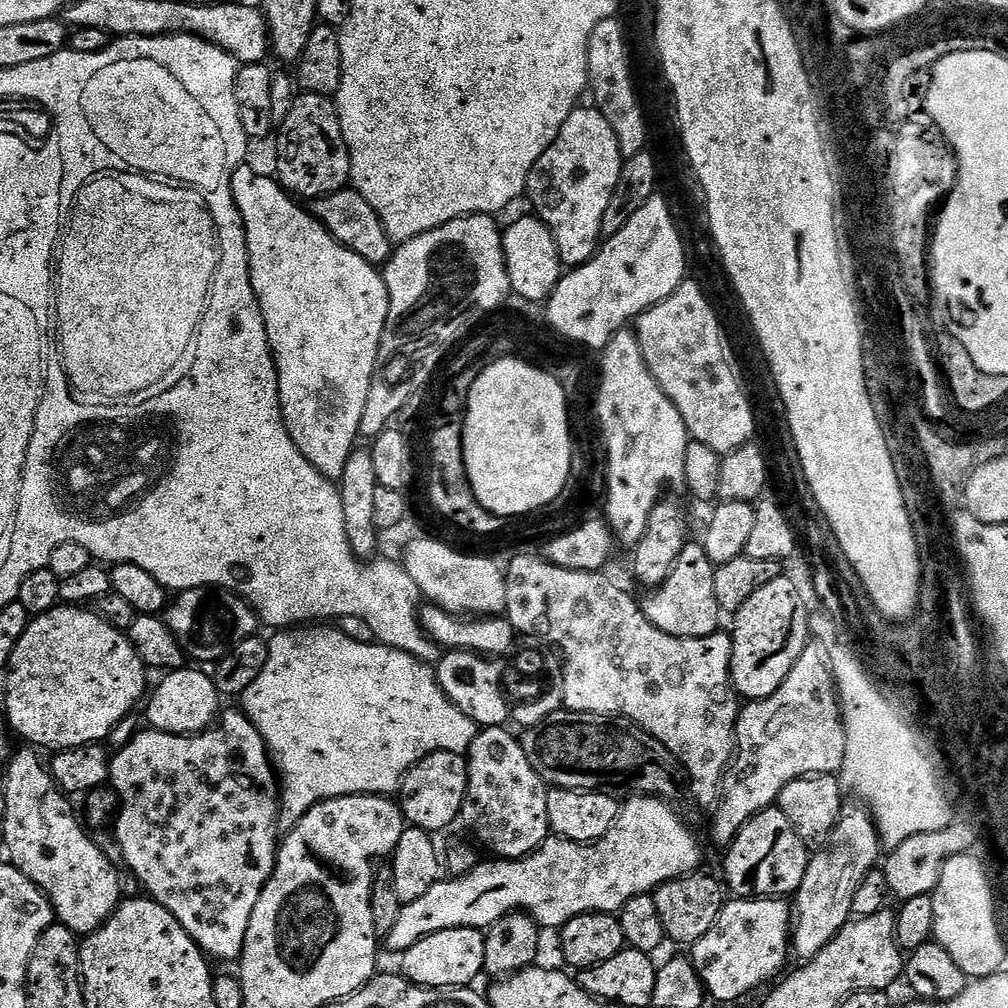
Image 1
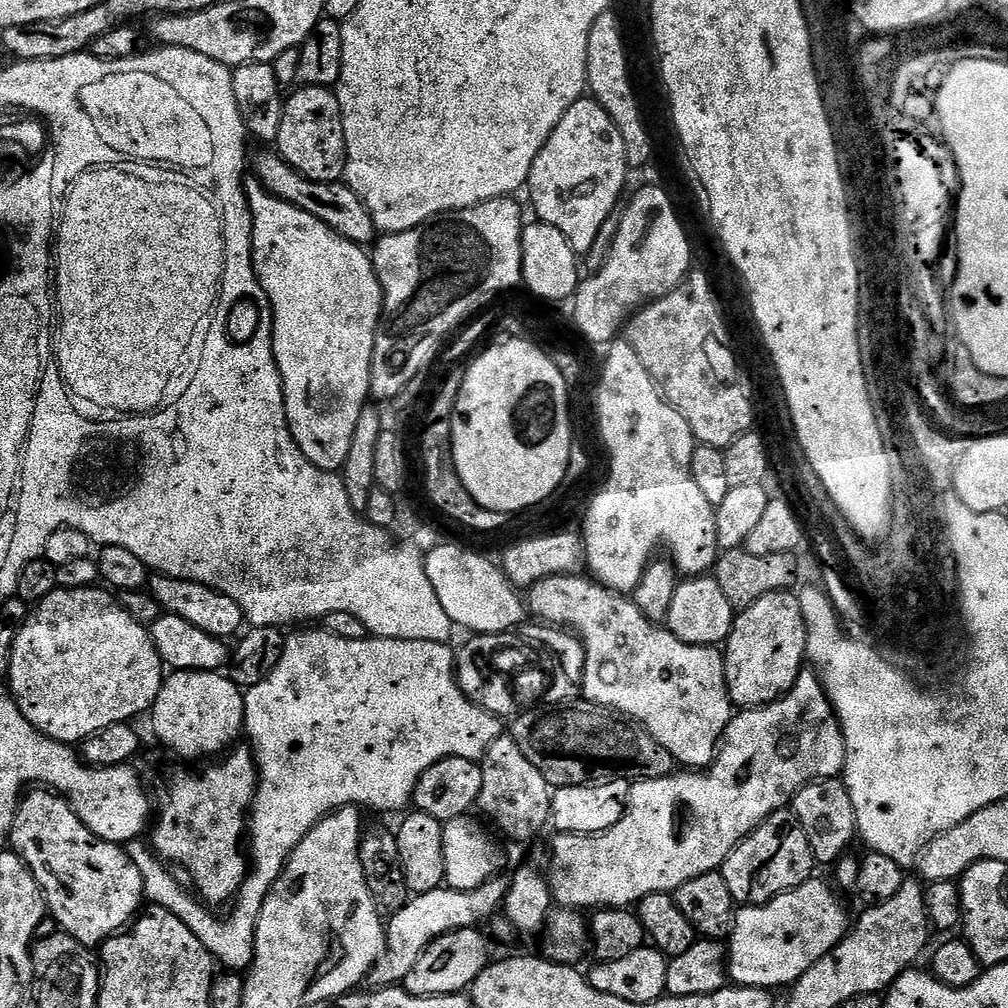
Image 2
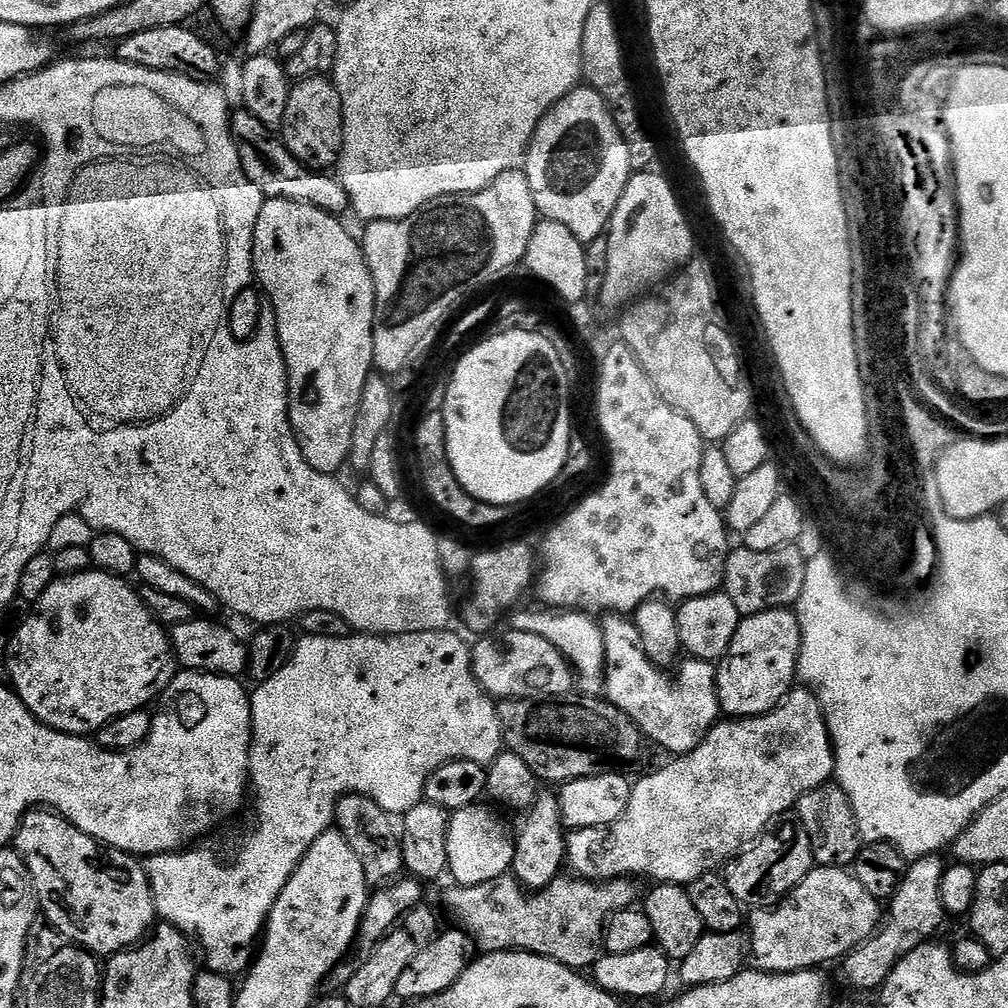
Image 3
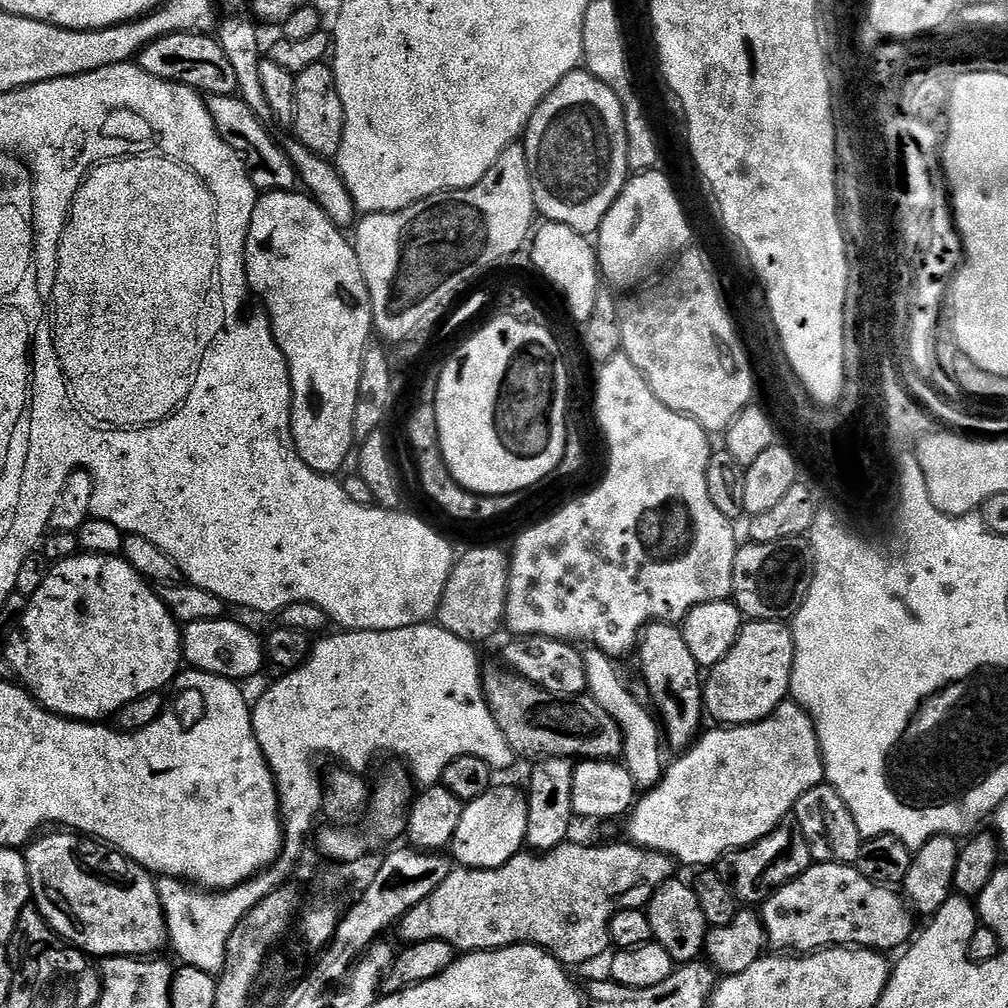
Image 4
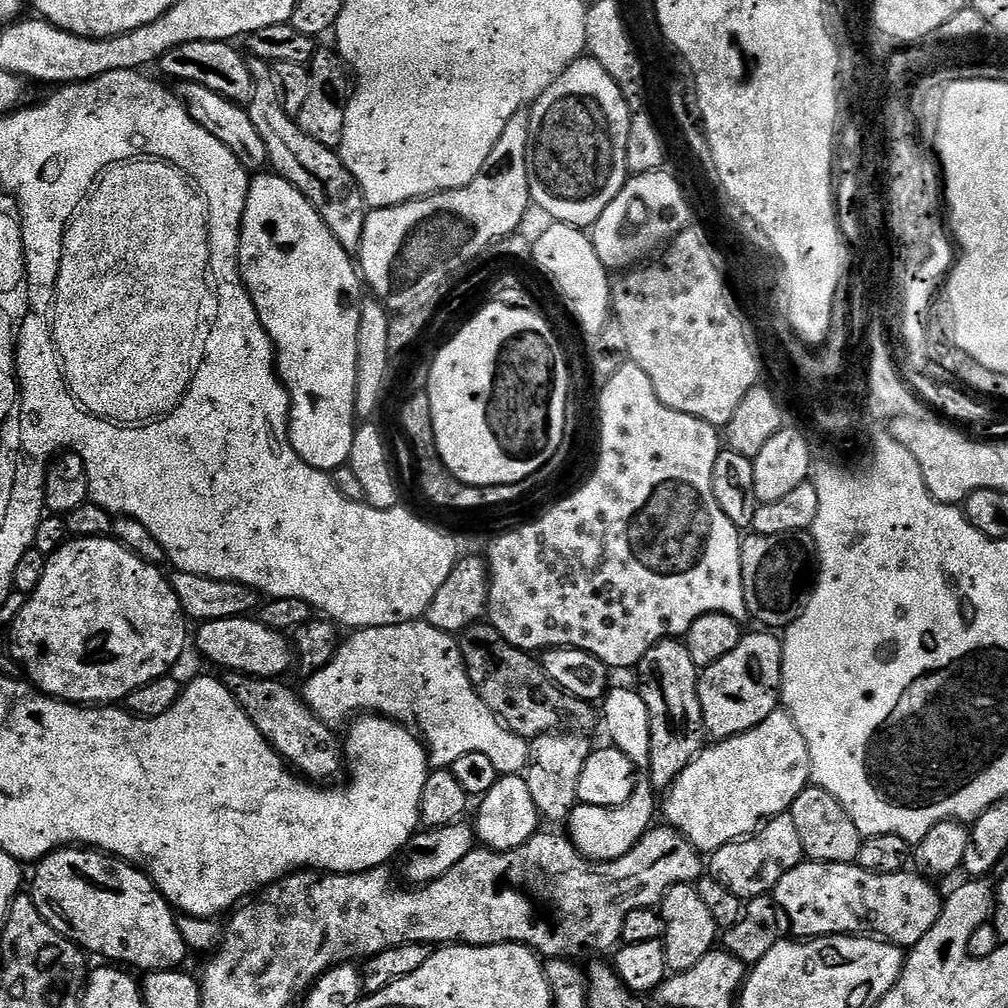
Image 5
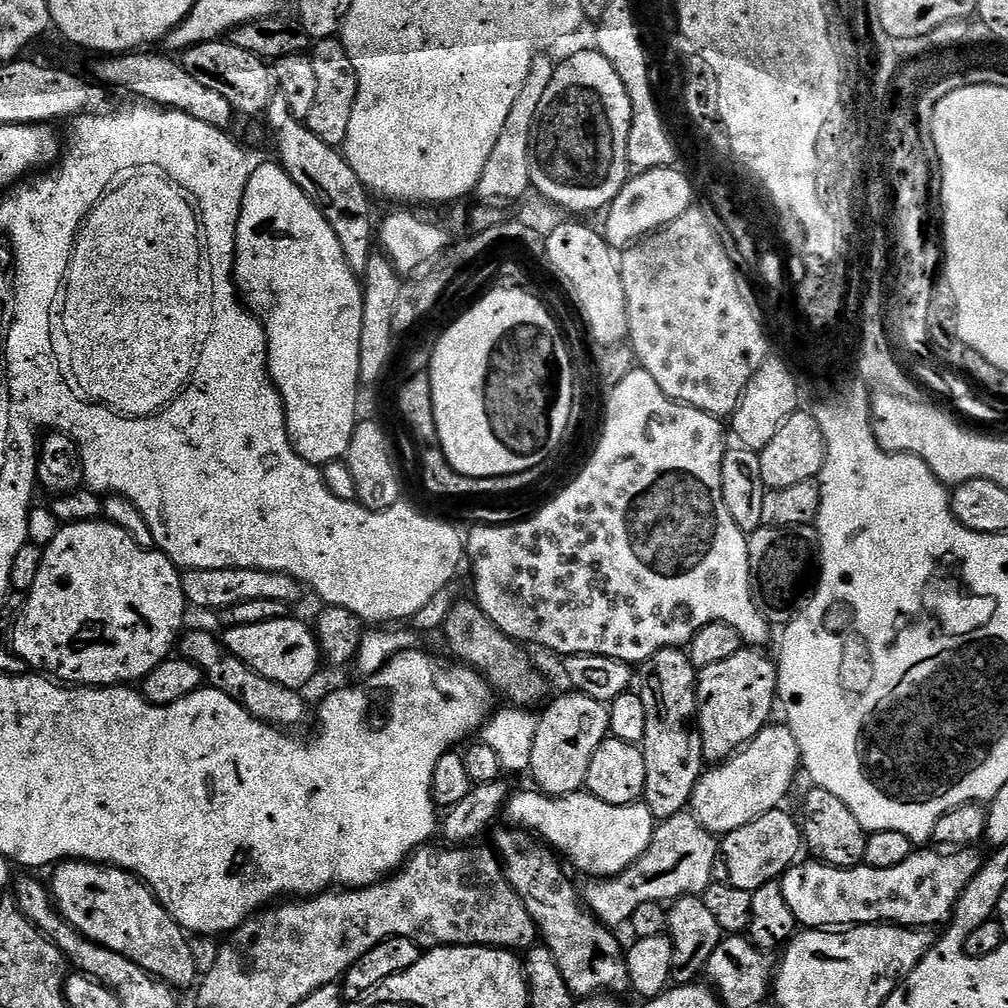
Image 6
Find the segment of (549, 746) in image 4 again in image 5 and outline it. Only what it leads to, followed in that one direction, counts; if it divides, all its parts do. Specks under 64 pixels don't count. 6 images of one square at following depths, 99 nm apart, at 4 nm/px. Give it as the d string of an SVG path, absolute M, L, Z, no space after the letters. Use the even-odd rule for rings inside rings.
M487 622L475 623L472 627L465 629L459 637L460 653L466 666L466 674L472 683L472 689L490 706L492 713L501 720L504 725L514 734L525 738L535 738L544 736L547 732L575 732L577 734L591 733L591 728L598 724L598 712L591 703L577 696L572 696L569 692L563 692L560 687L553 682L546 674L543 663L533 653L524 652L520 648L510 646L502 634Z

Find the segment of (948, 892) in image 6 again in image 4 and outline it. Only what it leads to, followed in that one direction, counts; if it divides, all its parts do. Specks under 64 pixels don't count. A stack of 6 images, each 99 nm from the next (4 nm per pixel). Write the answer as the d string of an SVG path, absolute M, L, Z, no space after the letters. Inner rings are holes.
M813 863L801 876L782 886L770 899L764 901L762 915L764 929L768 931L769 945L788 954L807 954L821 948L837 946L871 948L881 954L888 954L891 948L903 949L914 936L914 912L906 903L905 897L891 887L876 884L866 878L851 864Z

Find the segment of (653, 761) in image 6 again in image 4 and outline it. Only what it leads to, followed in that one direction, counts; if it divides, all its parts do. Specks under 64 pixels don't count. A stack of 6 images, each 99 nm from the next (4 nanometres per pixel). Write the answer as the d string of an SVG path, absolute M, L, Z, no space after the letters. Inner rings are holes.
M653 622L644 629L638 641L638 653L640 652L640 672L644 675L644 684L656 703L655 715L662 725L662 736L672 748L676 750L687 750L696 743L701 735L700 723L706 720L706 709L704 706L704 690L702 687L702 669L698 662L694 662L694 654L690 654L686 647L686 638L683 631L672 622Z

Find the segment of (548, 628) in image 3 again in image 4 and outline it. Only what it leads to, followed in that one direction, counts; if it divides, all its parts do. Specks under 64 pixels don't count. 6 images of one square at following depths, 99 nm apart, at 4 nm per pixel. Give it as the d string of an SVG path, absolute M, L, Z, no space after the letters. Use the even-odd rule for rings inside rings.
M589 647L583 653L583 658L587 674L587 691L592 699L598 702L599 705L610 713L618 722L618 726L623 732L622 763L631 778L634 779L636 790L642 794L648 792L660 781L661 776L663 776L666 771L665 761L660 761L660 744L662 748L661 725L659 724L657 717L653 715L649 709L648 713L647 710L640 705L639 700L626 688L614 666L615 661L611 657L605 655L602 651L598 651L598 649L594 647Z

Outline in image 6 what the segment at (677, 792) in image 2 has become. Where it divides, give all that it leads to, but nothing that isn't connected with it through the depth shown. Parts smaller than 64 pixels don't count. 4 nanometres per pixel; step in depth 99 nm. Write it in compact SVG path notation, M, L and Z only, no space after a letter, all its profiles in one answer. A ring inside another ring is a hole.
M769 723L767 728L755 736L748 744L745 744L739 752L734 753L729 760L725 760L715 766L709 767L700 777L698 786L692 795L690 811L708 832L723 834L738 830L738 826L746 826L746 822L754 822L754 818L762 818L770 810L781 807L796 780L796 771L801 771L800 751L798 742L794 742L794 734L788 729L787 723Z

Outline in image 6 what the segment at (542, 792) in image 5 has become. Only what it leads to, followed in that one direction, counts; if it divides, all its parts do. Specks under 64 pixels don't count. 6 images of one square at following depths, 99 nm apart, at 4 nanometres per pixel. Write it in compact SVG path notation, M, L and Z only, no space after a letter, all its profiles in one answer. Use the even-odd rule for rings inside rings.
M568 690L565 696L550 704L543 709L544 713L539 713L538 734L534 734L534 750L530 757L531 783L548 798L581 791L588 782L594 750L610 736L609 705L605 701Z

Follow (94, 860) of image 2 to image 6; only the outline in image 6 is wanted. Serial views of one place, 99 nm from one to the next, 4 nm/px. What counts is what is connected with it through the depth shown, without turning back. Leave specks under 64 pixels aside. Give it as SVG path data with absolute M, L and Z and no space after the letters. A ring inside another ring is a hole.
M65 859L50 879L56 911L88 940L105 944L130 958L151 976L183 990L197 983L198 973L189 937L139 876L102 864Z

